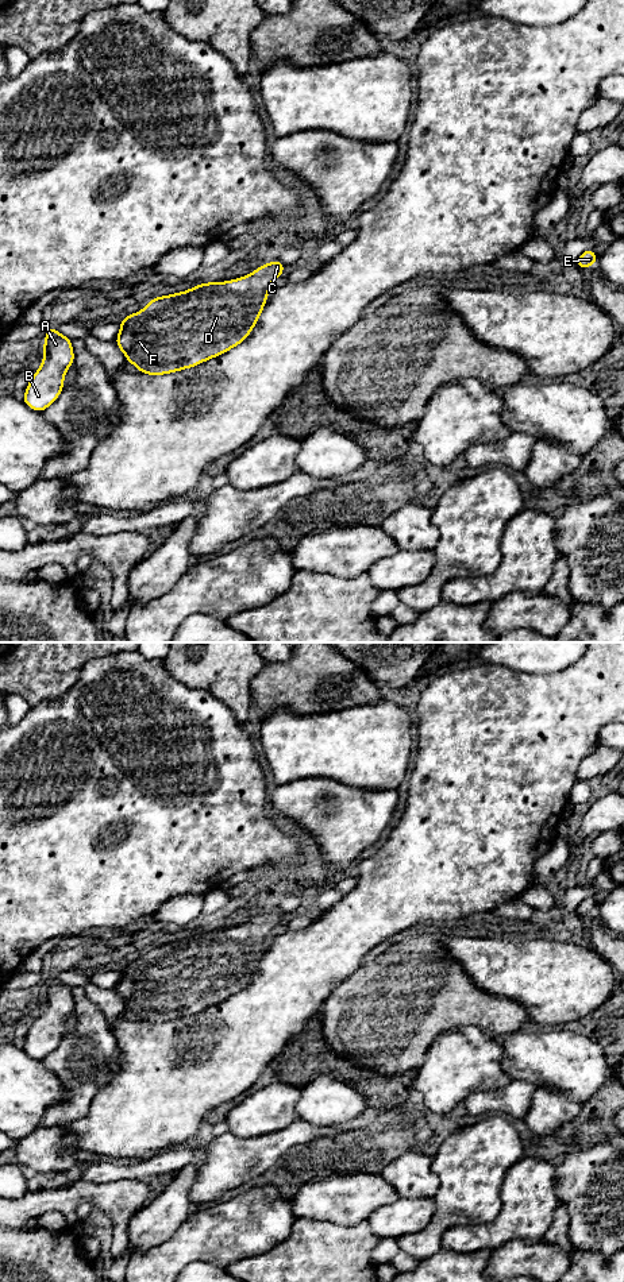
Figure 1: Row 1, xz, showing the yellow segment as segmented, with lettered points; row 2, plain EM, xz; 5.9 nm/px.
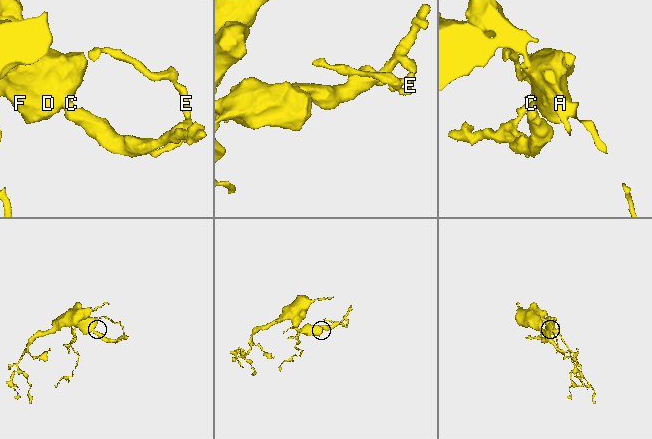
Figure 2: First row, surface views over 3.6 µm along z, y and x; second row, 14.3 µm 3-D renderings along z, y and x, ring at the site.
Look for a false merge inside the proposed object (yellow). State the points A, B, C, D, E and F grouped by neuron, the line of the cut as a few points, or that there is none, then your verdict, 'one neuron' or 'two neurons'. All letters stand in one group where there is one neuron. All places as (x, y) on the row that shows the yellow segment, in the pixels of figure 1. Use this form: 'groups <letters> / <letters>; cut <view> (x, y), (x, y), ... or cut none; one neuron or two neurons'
groups A B C D E F; cut none; one neuron

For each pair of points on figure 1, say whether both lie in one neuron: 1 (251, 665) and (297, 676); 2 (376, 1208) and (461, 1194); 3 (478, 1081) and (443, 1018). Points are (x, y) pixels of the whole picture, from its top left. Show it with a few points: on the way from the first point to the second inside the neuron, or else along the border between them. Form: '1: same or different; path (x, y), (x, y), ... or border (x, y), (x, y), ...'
1: different; border (266, 663), (251, 682), (250, 698)
2: different; border (434, 1199), (434, 1215), (423, 1228)
3: different; border (482, 1030), (474, 1026), (447, 1028), (426, 1050)

